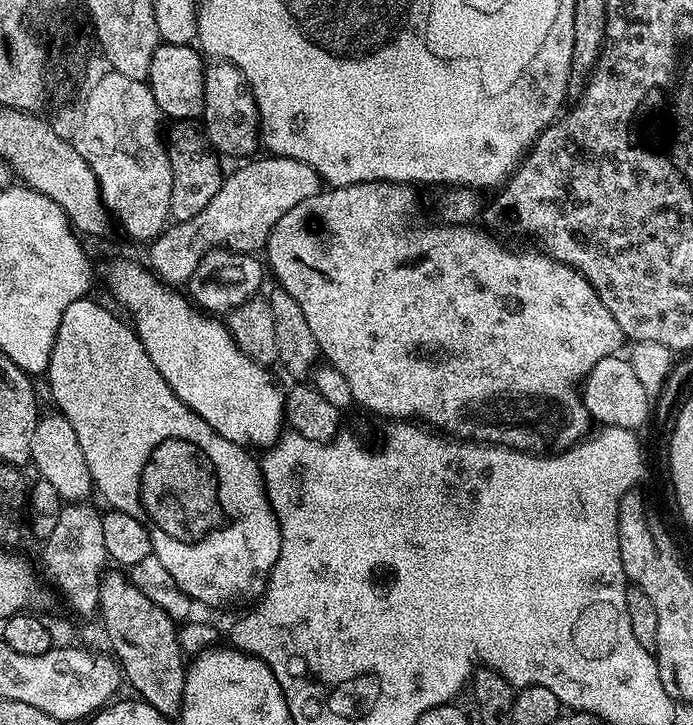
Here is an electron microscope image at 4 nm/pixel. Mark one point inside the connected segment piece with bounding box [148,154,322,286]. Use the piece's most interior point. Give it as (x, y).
(240, 217)

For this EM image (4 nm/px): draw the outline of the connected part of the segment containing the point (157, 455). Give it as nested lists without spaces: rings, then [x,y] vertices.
[[[92,298],[75,300],[70,302],[70,306],[66,306],[66,314],[62,314],[62,322],[58,326],[58,334],[52,347],[52,357],[46,373],[48,388],[52,391],[52,400],[60,407],[57,408],[59,415],[65,416],[70,422],[78,438],[78,446],[82,446],[82,454],[86,458],[86,466],[90,466],[95,491],[104,495],[109,509],[130,514],[130,518],[138,518],[138,522],[148,527],[152,555],[158,558],[158,562],[162,562],[162,566],[166,566],[166,570],[170,570],[174,582],[178,582],[178,586],[193,602],[197,605],[205,604],[208,608],[220,608],[231,600],[253,599],[252,601],[255,601],[263,597],[272,575],[274,562],[278,562],[280,557],[280,527],[268,501],[268,491],[264,489],[264,475],[260,473],[260,460],[252,457],[253,453],[247,447],[222,438],[201,416],[190,411],[174,394],[174,390],[170,390],[166,378],[158,374],[154,362],[150,362],[148,352],[136,337],[135,331],[125,321],[124,324],[108,309],[95,304]]]

